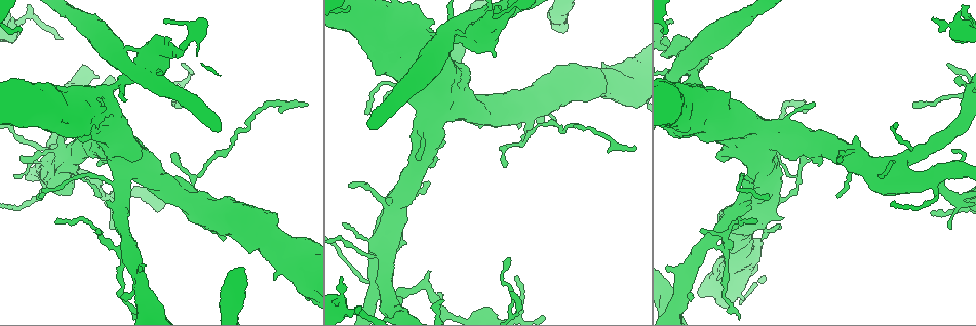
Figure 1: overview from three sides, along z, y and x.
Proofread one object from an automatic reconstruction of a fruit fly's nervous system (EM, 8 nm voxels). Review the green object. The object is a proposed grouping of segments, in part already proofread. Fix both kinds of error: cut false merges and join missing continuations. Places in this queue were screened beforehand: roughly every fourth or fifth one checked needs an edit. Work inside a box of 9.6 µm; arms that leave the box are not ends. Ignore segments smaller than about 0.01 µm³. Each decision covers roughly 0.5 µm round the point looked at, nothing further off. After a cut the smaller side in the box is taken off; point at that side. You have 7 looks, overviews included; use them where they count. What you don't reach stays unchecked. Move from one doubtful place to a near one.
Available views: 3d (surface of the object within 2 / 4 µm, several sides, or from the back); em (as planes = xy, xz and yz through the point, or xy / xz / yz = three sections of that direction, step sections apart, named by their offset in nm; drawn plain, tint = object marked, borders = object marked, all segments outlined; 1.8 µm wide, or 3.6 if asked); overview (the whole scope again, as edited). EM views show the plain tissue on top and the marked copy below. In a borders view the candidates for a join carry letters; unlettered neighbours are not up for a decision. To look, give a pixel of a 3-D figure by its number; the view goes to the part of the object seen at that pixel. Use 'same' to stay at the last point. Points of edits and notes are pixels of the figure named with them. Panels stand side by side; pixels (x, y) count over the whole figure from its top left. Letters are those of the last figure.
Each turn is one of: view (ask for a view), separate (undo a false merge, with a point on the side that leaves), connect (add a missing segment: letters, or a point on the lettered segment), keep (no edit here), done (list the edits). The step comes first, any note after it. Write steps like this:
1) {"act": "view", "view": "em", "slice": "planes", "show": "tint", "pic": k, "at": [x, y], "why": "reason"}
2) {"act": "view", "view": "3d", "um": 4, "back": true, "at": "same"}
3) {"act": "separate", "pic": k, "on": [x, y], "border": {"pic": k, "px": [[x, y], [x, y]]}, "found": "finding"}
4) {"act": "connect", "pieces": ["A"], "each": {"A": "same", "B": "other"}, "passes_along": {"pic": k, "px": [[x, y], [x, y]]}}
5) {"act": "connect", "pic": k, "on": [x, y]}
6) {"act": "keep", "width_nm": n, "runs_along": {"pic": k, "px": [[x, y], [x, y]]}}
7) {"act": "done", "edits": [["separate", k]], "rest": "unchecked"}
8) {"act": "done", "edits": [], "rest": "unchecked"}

{"act": "view", "view": "3d", "um": 4, "pic": 1, "at": [75, 119], "why": "abrupt turn"}

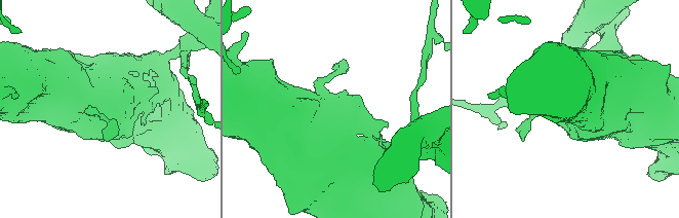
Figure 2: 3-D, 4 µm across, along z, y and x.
{"act": "view", "view": "em", "slice": "xz", "step": 4, "show": "borders", "pic": 2, "at": [107, 108], "why": "shape alone is not enough"}

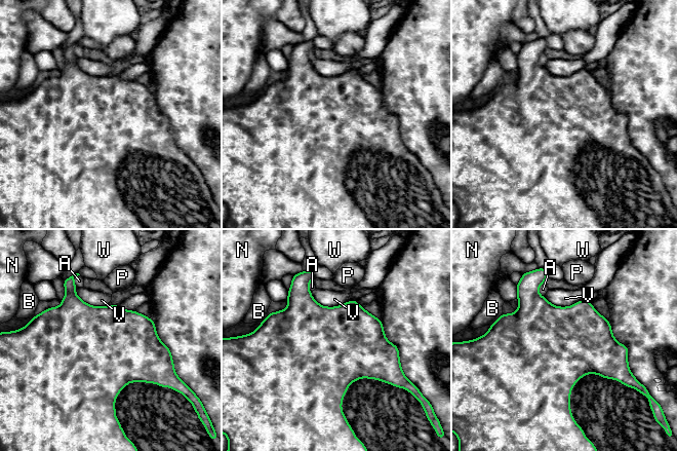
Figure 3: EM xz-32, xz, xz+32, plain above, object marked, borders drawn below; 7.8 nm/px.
{"act": "view", "view": "em", "slice": "planes", "show": "borders", "at": "same", "why": "another direction"}

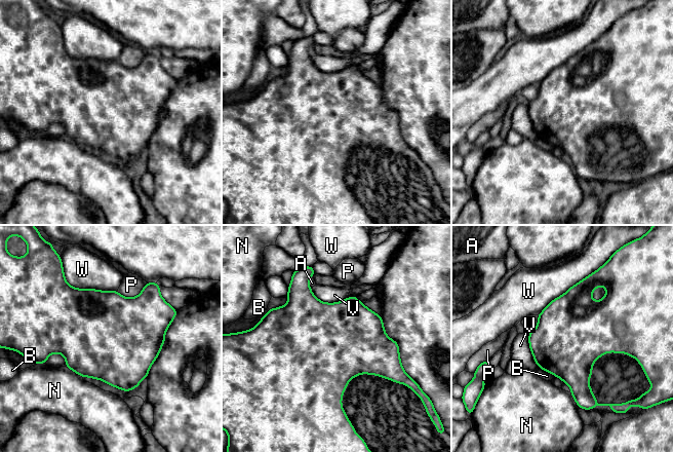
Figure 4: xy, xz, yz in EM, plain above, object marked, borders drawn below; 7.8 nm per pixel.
{"act": "keep", "each": {"A": "other", "B": "other", "N": "other", "P": "other", "V": "other", "W": "other"}, "border": {"pic": 4, "px": [[538, 366], [555, 376]]}, "found": "continuous, no second cell"}

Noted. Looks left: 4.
{"act": "view", "view": "3d", "um": 4, "back": true, "pic": 1, "at": [132, 69], "why": "thick turns thin"}

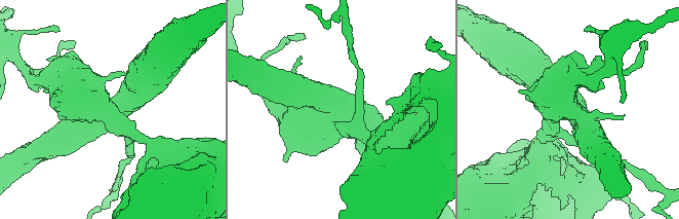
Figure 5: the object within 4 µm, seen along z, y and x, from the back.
{"act": "view", "view": "em", "um": 3.6, "slice": "yz", "step": 16, "show": "tint", "pic": 5, "at": [344, 122]}

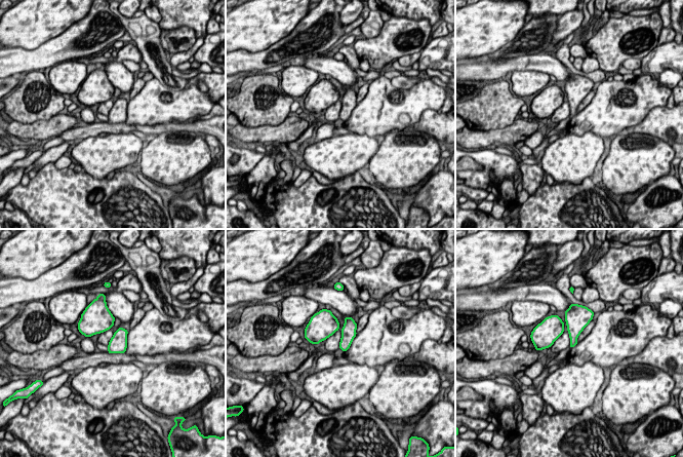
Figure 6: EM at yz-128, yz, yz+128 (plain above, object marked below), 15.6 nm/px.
{"act": "view", "view": "em", "um": 3.6, "slice": "xy", "step": 4, "show": "borders", "at": "same"}

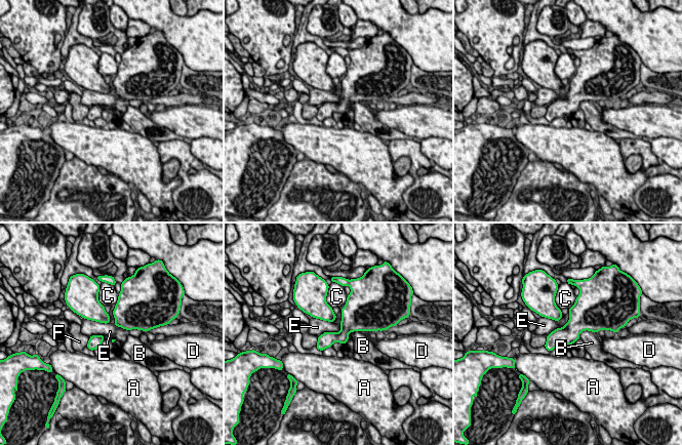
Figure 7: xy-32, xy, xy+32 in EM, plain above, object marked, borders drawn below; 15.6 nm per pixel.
{"act": "keep", "width_nm": 130, "each": {"A": "other", "B": "other", "C": "other", "D": "other", "E": "other", "F": "other"}, "border": {"pic": 7, "px": [[113, 324], [144, 331]]}, "found": "one cell here"}

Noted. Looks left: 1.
{"act": "view", "view": "em", "slice": "planes", "show": "borders", "pic": 1, "at": [432, 300]}

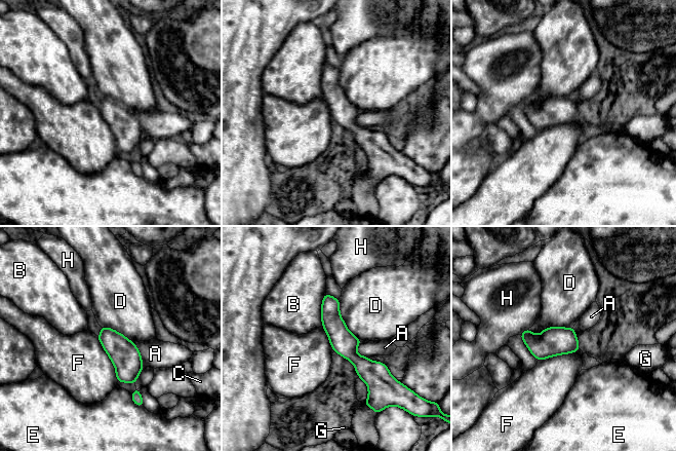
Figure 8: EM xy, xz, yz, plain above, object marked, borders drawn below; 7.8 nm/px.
{"act": "keep", "width_nm": 200, "each": {"A": "other", "B": "other", "C": "other", "D": "other", "E": "other", "F": "other", "G": "other", "H": "other"}, "border": {"pic": 8, "px": [[96, 336], [114, 367], [117, 381]]}, "found": "one cell here"}

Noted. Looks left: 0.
{"act": "done", "edits": [], "rest": "unchecked"}

